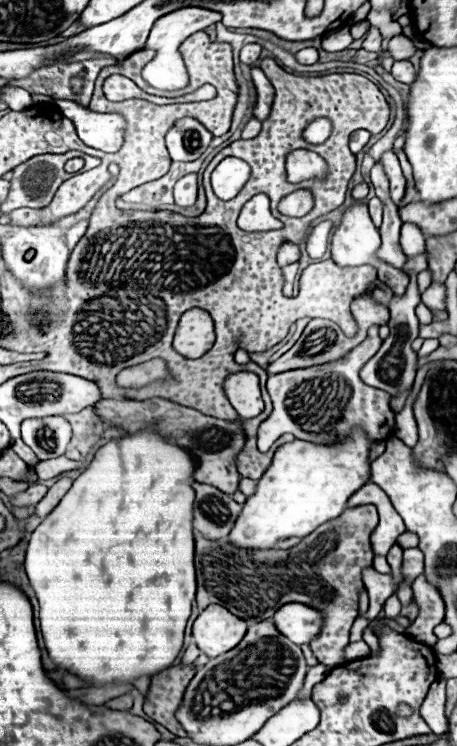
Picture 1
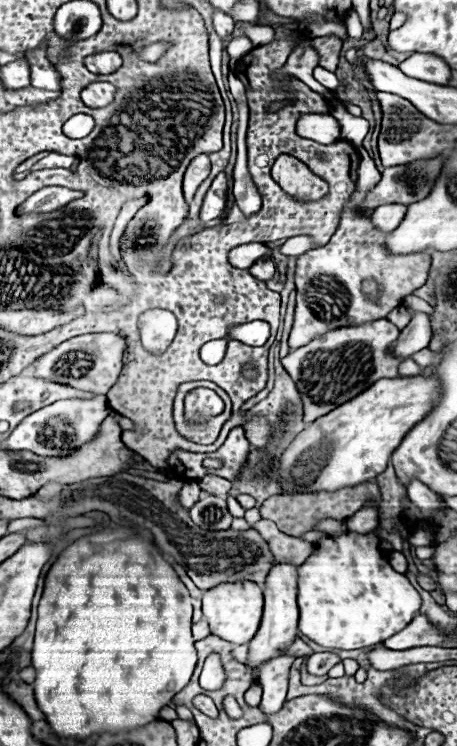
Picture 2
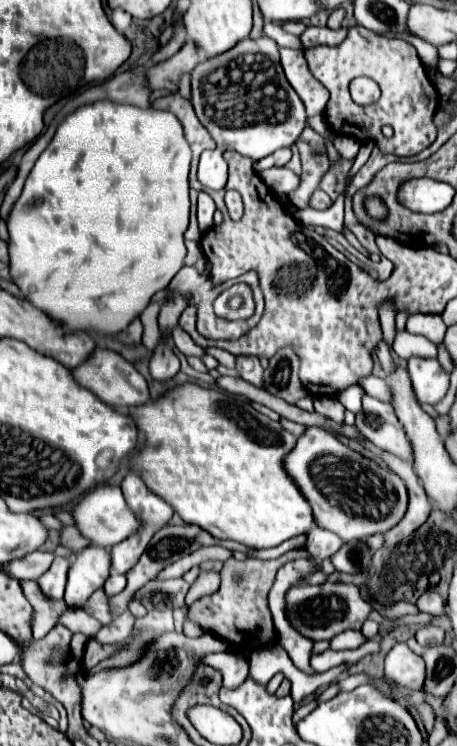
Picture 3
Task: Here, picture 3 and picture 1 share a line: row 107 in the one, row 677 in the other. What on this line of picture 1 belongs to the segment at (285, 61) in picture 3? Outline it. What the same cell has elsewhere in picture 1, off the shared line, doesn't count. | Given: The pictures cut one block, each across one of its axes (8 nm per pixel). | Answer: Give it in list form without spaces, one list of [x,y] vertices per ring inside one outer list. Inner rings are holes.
[[[316,664],[316,666],[310,666],[310,670],[308,670],[306,674],[306,680],[304,680],[304,686],[302,686],[300,694],[296,696],[296,700],[306,700],[306,698],[310,698],[314,684],[322,682],[322,680],[326,678],[326,674],[329,672],[330,668],[324,668],[324,664]]]

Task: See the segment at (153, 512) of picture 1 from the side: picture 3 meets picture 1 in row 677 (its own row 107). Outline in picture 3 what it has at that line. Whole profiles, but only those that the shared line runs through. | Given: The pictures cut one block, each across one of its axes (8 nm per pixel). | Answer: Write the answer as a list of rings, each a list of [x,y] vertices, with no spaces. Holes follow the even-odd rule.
[[[98,100],[92,104],[84,104],[74,112],[70,112],[68,116],[64,116],[56,128],[52,142],[40,154],[34,168],[30,170],[22,196],[16,200],[8,218],[10,274],[12,280],[18,284],[20,292],[24,294],[24,298],[72,330],[90,330],[98,338],[124,330],[148,306],[150,298],[156,292],[164,290],[174,278],[174,274],[184,266],[184,256],[186,256],[184,232],[188,228],[188,216],[190,216],[190,200],[188,200],[190,160],[192,160],[192,150],[188,146],[188,140],[184,138],[184,128],[180,126],[180,120],[172,112],[156,110],[152,106],[138,108],[132,104],[118,104],[112,100]]]

